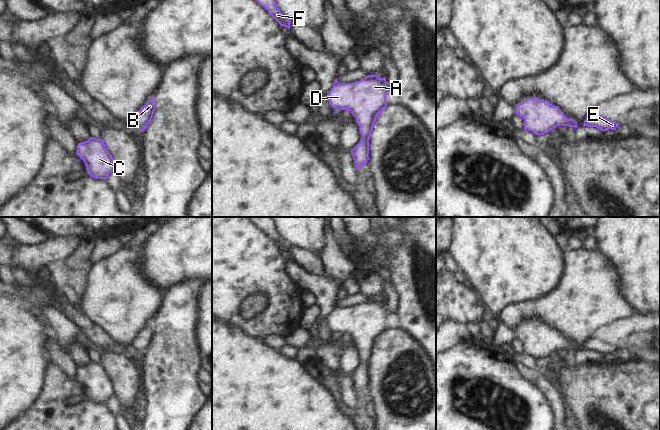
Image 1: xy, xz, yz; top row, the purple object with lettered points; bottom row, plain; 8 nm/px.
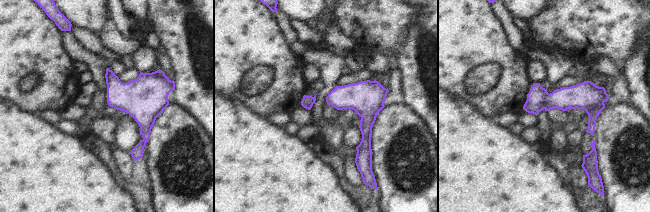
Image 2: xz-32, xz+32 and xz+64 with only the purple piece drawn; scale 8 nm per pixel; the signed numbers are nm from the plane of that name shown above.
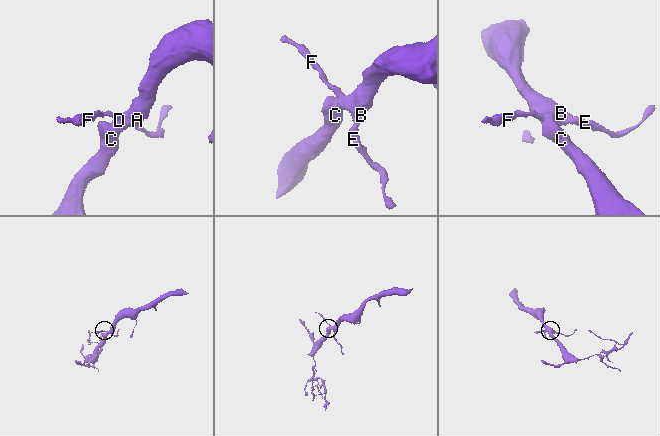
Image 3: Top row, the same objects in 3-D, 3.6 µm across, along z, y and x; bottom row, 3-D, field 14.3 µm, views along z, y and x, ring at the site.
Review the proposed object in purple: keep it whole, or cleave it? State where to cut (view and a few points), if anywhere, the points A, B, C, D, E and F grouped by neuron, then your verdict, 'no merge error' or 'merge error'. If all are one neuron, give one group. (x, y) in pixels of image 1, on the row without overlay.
cut none; groups A B C D E F; no merge error

